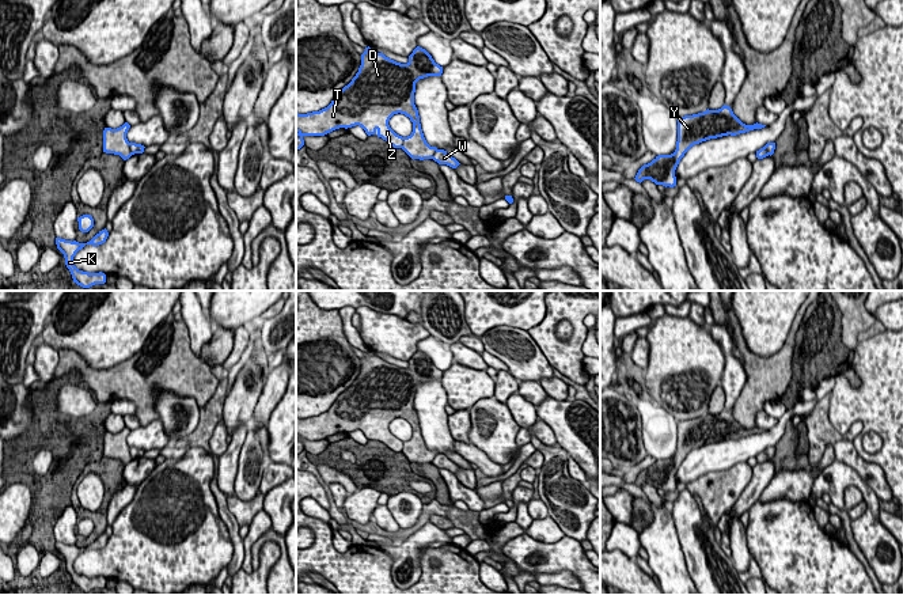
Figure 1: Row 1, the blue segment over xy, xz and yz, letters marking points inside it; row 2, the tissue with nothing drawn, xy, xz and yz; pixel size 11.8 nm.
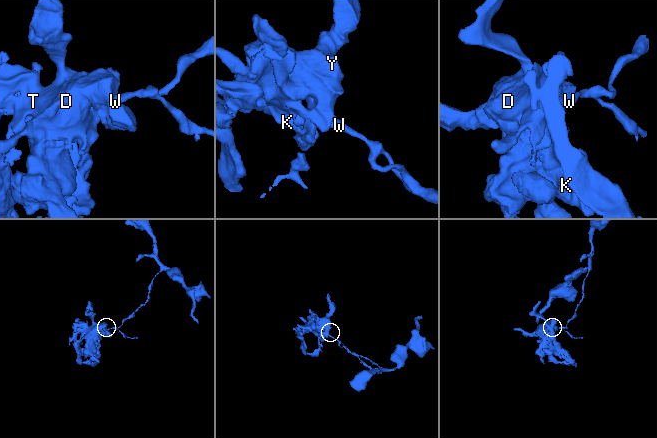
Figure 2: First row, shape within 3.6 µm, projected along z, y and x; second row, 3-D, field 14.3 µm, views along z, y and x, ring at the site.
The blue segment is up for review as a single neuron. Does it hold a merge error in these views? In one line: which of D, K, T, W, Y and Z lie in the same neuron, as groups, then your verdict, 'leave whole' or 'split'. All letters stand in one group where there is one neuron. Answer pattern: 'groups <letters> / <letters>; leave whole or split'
groups D K T Y Z / W; split

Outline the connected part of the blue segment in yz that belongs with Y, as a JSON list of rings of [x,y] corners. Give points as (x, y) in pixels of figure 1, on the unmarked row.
[[[726,409],[718,414],[707,413],[703,417],[679,421],[675,456],[656,461],[650,467],[644,469],[638,474],[634,484],[640,488],[644,484],[650,484],[656,489],[674,492],[676,490],[675,474],[680,463],[693,450],[710,443],[728,439],[736,440],[764,431],[758,427],[754,429],[743,428]]]

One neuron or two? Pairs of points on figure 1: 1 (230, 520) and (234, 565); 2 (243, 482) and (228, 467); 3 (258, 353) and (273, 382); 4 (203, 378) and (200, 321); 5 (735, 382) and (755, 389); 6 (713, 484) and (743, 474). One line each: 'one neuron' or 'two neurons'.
1: one neuron
2: two neurons
3: two neurons
4: two neurons
5: two neurons
6: one neuron

